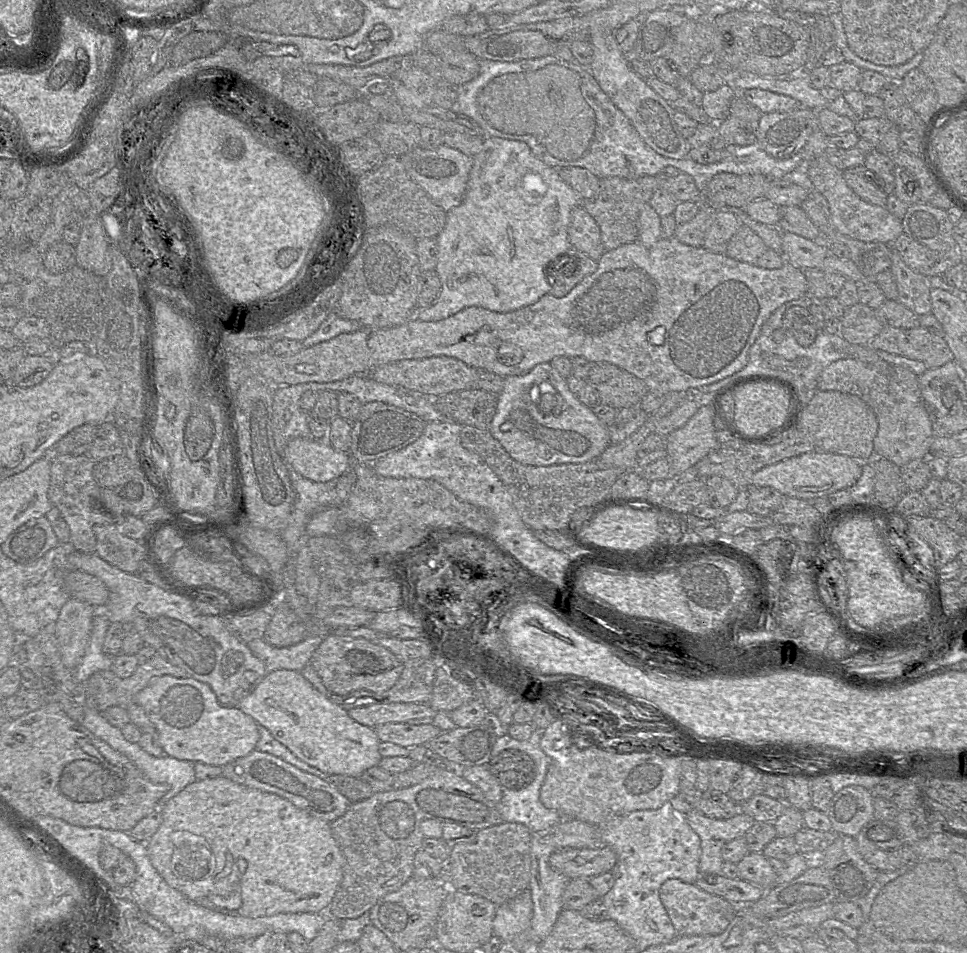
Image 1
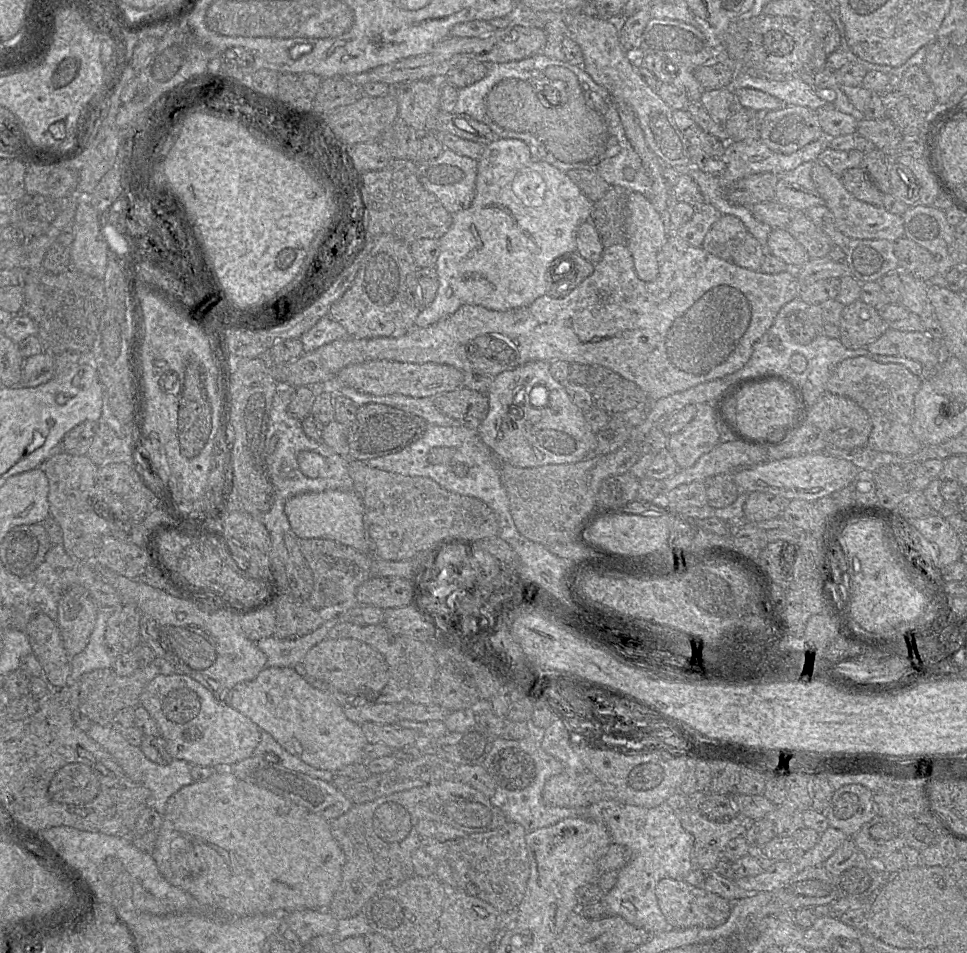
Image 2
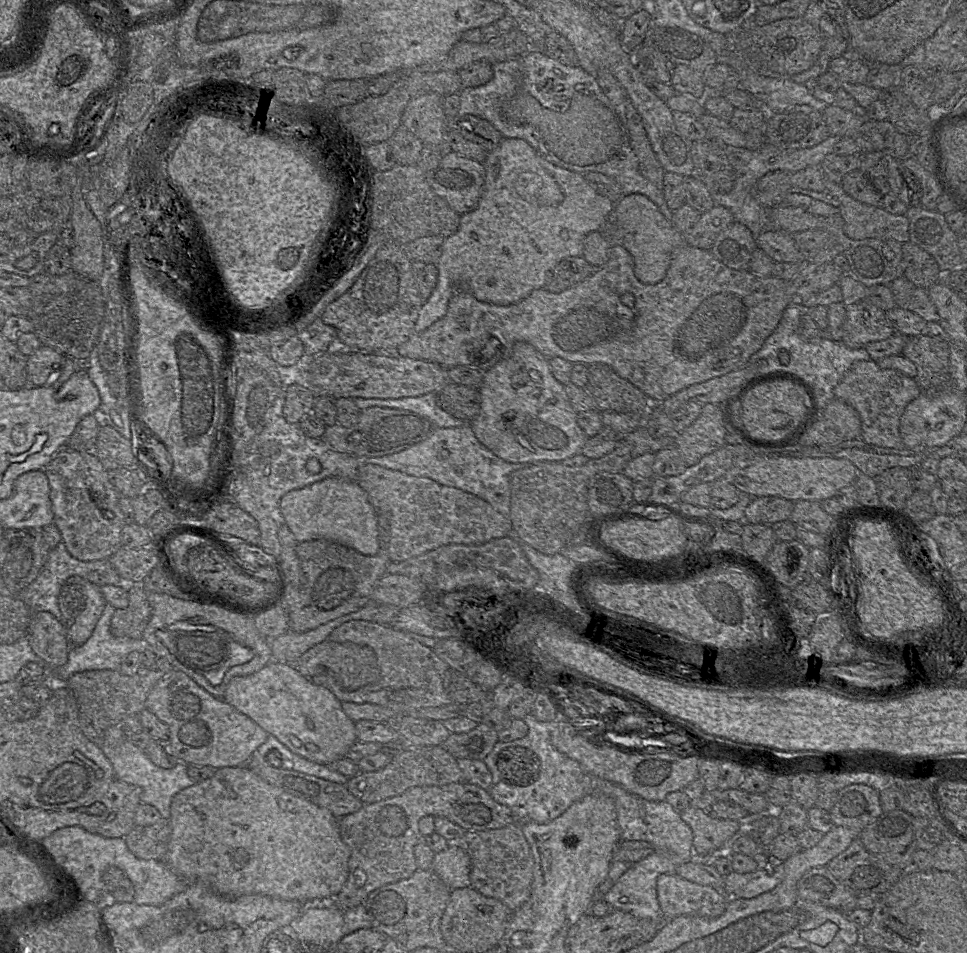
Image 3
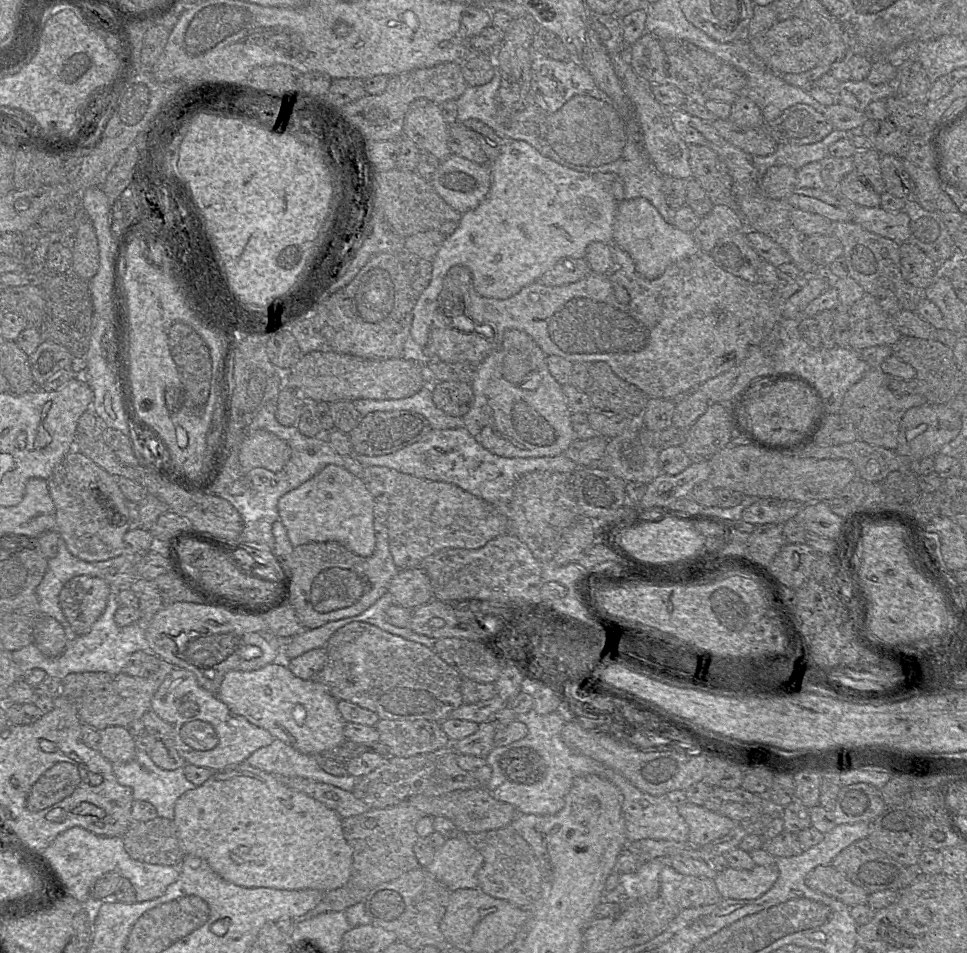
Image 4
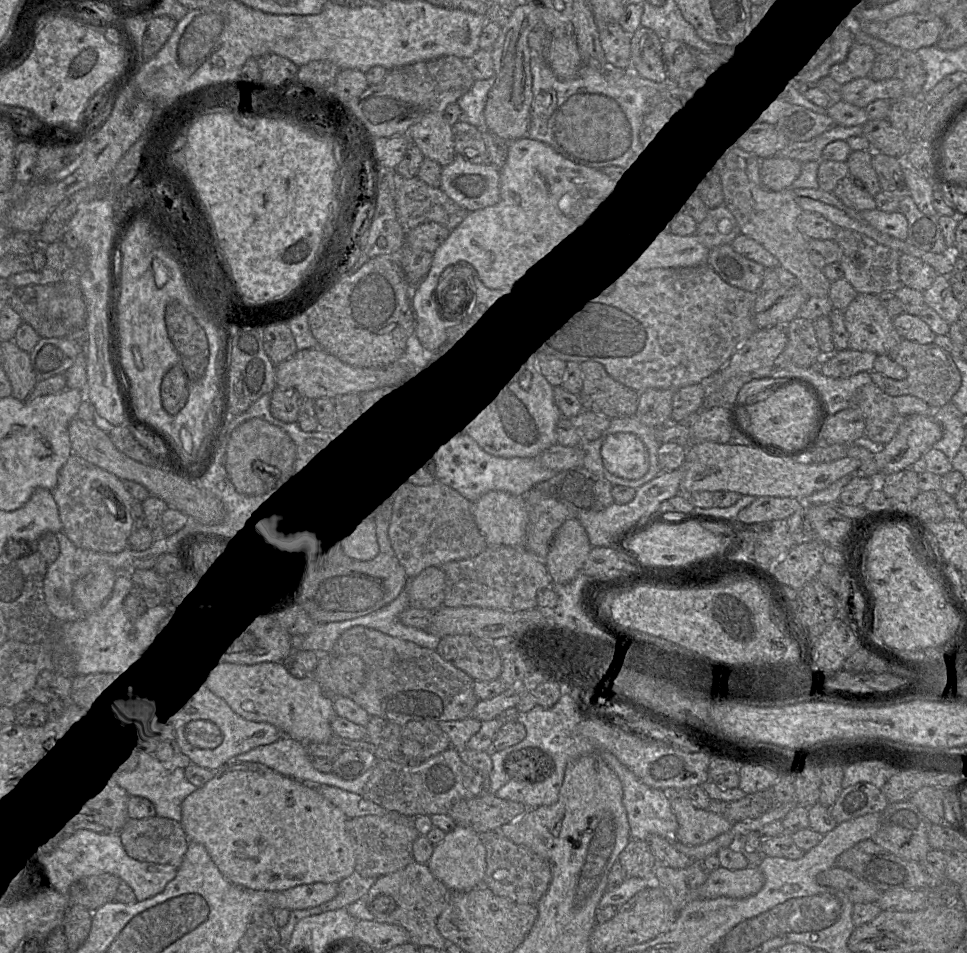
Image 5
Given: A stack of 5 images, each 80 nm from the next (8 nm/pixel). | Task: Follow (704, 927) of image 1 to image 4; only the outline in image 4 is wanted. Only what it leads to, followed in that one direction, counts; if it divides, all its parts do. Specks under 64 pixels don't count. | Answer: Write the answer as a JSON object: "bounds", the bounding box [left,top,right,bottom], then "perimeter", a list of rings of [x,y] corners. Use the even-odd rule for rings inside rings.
{"bounds":[659,865,722,917],"perimeter":[[[670,865],[659,874],[659,896],[674,917],[684,909],[715,904],[722,899],[713,879],[684,875]]]}

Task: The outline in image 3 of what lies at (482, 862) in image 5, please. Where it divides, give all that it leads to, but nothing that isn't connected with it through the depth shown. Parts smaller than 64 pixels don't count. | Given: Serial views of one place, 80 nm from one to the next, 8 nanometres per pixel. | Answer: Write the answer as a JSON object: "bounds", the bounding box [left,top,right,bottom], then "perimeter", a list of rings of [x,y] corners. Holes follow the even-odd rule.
{"bounds":[431,844,471,889],"perimeter":[[[450,844],[436,853],[431,871],[450,889],[470,887],[471,859],[462,848]]]}

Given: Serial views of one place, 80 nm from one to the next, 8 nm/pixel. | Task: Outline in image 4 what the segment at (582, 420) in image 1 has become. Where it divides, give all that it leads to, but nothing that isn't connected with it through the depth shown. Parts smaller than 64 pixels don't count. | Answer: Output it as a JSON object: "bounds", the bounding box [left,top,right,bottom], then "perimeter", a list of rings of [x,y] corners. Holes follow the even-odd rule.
{"bounds":[462,329,576,458],"perimeter":[[[510,329],[504,332],[500,346],[474,367],[470,383],[474,403],[462,420],[469,433],[489,452],[505,458],[559,456],[576,440],[571,424],[572,413],[562,386],[548,369],[546,356],[527,333]]]}

